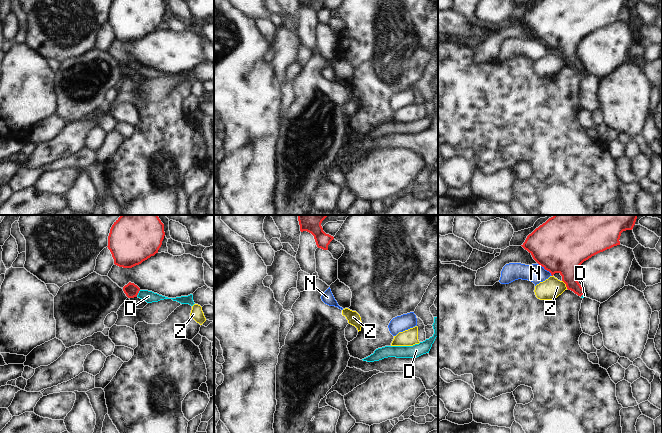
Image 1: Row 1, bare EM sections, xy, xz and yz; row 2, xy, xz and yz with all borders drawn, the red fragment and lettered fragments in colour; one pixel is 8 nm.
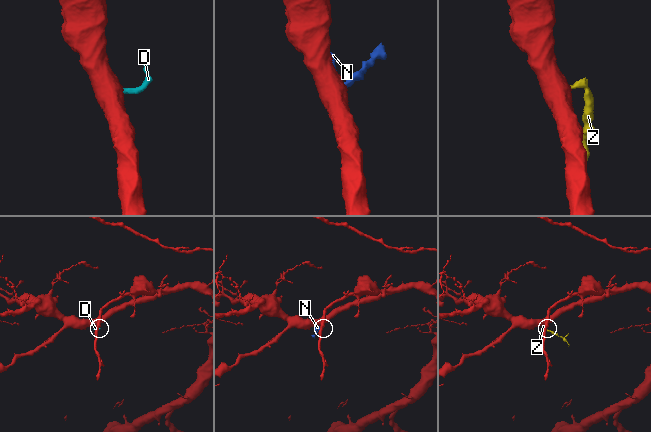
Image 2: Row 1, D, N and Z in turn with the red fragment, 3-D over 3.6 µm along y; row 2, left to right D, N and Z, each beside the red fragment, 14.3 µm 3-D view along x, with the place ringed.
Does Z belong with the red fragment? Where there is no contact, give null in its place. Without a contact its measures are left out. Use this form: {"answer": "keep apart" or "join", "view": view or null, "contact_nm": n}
{"answer": "keep apart", "view": "yz", "contact_nm": 80}

